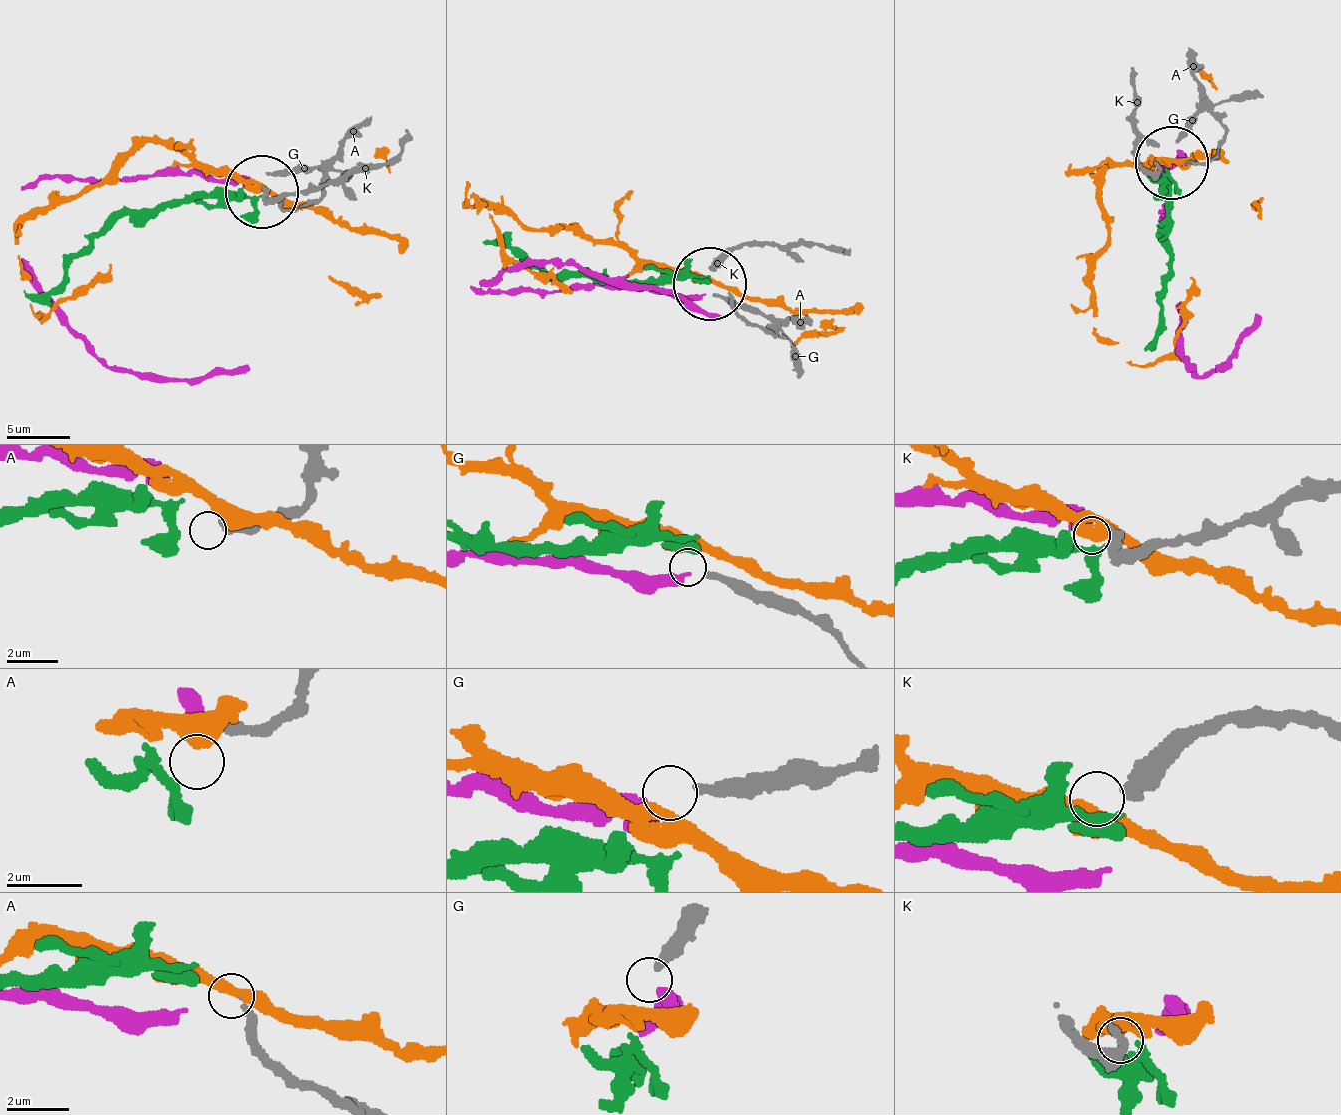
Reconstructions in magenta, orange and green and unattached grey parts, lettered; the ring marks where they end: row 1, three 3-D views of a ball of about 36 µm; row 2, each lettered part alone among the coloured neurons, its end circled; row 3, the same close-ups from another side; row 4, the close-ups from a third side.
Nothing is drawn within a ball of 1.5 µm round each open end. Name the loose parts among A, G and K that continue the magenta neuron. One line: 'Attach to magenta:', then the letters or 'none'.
Attach to magenta: G

